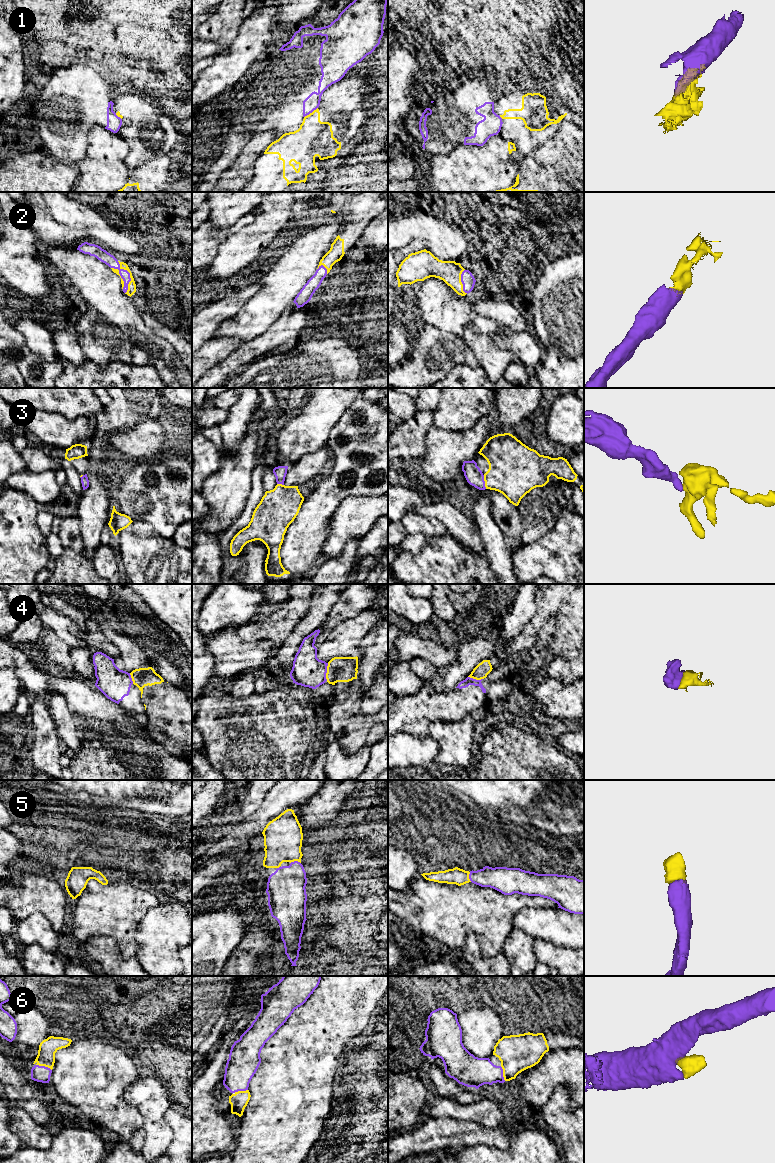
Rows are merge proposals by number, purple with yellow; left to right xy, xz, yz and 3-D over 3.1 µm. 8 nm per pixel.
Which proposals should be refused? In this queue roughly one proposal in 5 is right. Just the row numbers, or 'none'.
1, 4

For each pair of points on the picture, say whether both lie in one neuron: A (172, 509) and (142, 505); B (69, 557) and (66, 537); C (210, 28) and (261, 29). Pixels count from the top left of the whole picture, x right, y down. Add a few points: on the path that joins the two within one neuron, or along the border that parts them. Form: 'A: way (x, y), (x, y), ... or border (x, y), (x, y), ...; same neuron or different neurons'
A: way (165, 505), (149, 505); same neuron
B: border (64, 547), (81, 553); different neurons
C: border (245, 18), (236, 37), (228, 45); different neurons

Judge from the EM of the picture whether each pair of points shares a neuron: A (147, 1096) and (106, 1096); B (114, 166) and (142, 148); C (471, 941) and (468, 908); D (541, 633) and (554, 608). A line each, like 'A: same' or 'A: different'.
A: different
B: different
C: different
D: different

